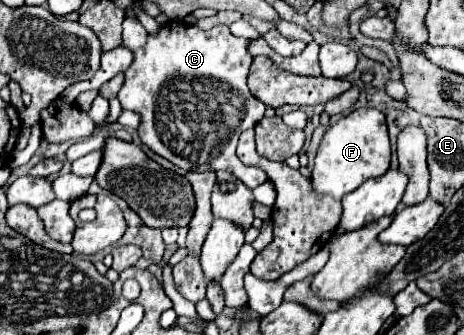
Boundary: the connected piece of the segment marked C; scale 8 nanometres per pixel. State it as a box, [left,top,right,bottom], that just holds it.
[117,16,267,188]

